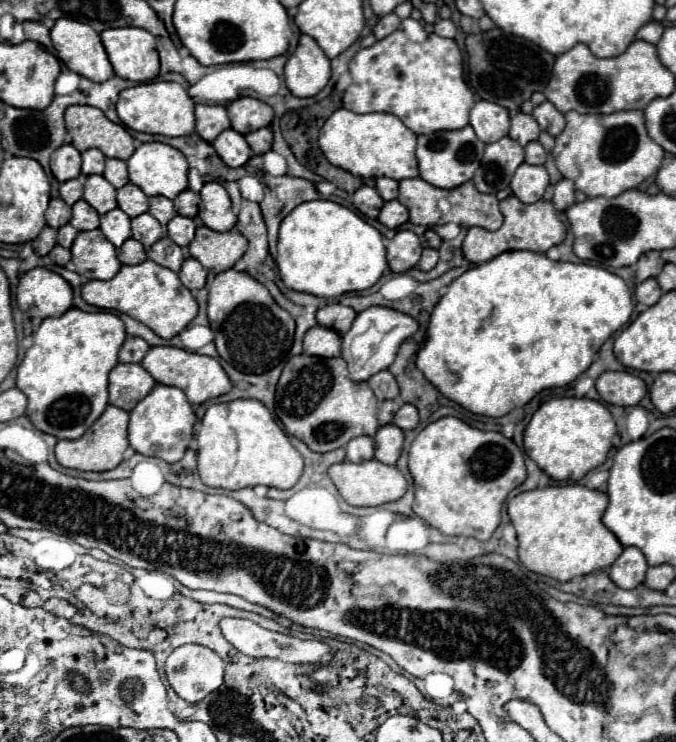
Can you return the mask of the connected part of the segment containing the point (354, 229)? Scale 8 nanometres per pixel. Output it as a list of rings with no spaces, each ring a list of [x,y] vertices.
[[[330,200],[304,202],[282,220],[276,264],[288,290],[320,298],[372,288],[388,267],[382,234],[356,212]]]

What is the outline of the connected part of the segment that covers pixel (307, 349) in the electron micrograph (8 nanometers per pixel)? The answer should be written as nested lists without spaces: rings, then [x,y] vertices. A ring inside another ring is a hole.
[[[314,326],[304,336],[304,354],[334,358],[340,356],[340,334],[324,326]]]

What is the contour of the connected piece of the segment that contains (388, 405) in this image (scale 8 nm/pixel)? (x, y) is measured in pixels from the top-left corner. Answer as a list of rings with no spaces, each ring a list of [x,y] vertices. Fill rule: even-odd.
[[[400,398],[384,400],[384,402],[380,404],[380,412],[378,412],[378,422],[380,422],[380,426],[390,424],[390,422],[392,422],[392,418],[394,418],[394,414],[398,412],[398,408],[400,408],[400,406],[402,406],[402,400],[400,400]]]

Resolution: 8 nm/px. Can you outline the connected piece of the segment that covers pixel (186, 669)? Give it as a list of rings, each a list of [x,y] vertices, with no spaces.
[[[184,644],[168,656],[166,678],[180,698],[194,704],[220,688],[224,660],[206,646]]]

